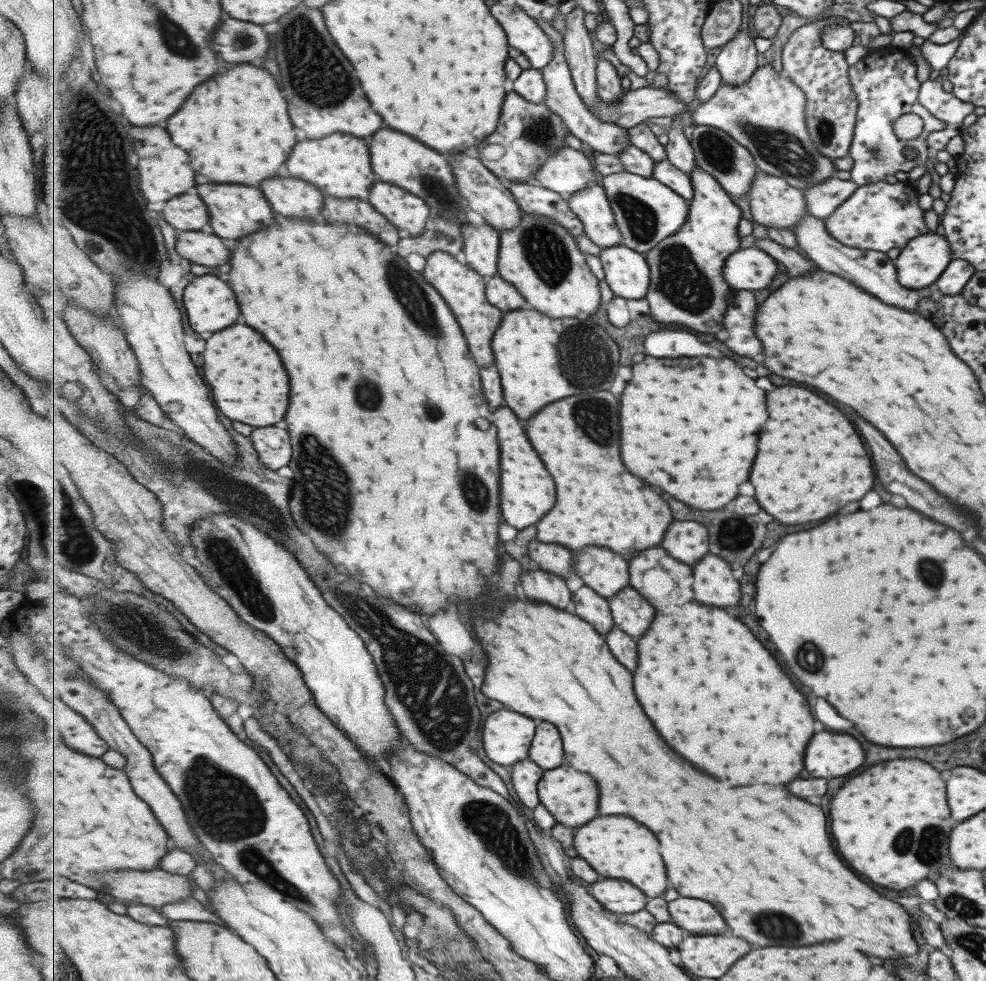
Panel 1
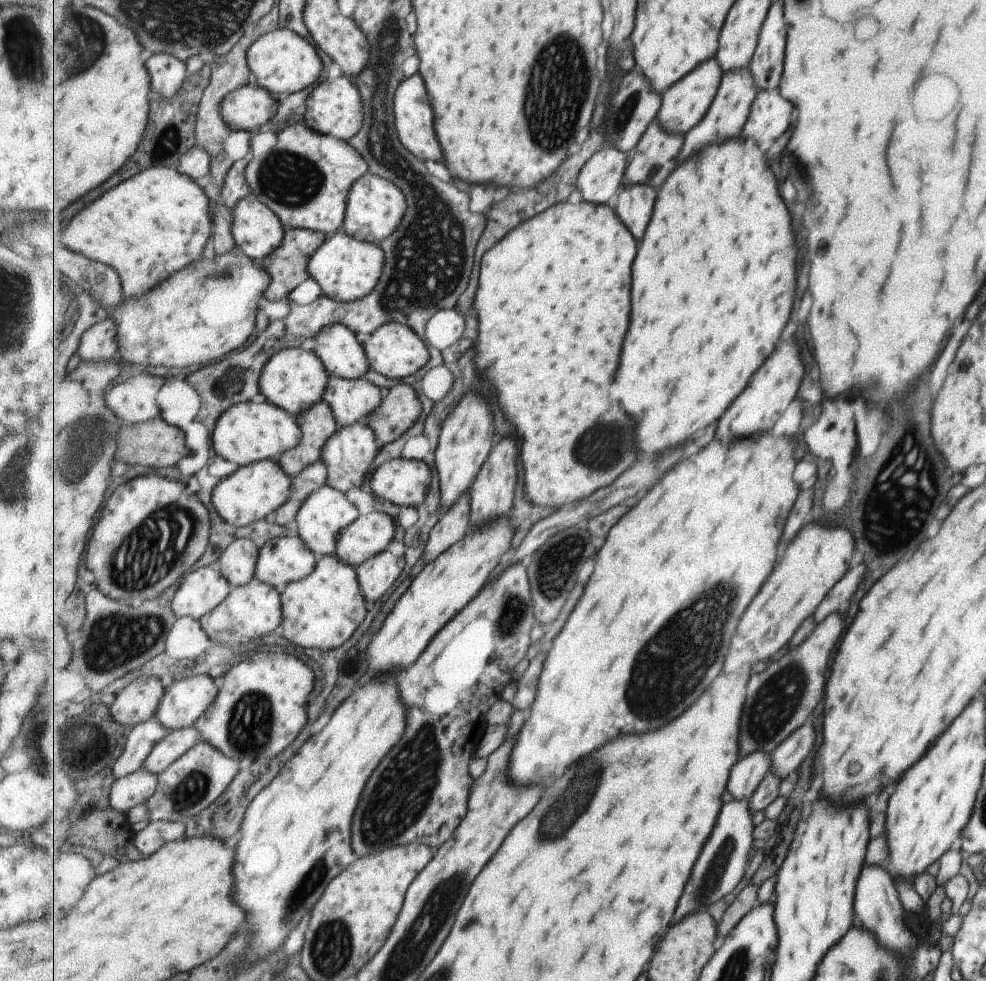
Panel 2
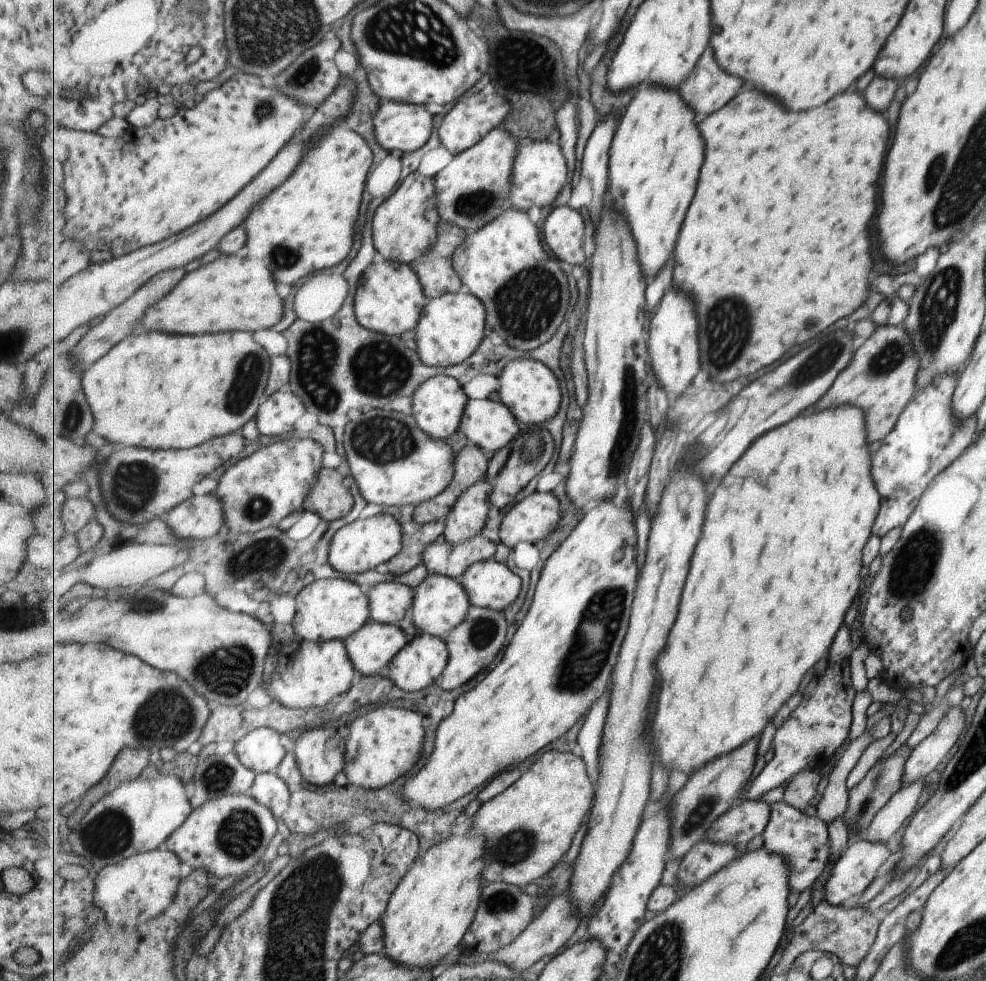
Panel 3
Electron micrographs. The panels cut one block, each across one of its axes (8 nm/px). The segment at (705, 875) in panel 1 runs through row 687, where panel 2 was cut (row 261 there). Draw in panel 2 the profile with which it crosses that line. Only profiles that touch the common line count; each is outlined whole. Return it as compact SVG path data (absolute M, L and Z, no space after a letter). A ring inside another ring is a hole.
M583 199L575 204L571 204L566 201L557 203L555 206L549 207L545 210L545 212L525 221L523 224L520 224L508 233L503 240L500 240L499 244L497 244L493 250L489 250L489 252L485 254L485 258L483 258L481 286L479 286L479 292L477 292L477 298L475 298L475 308L477 308L477 314L479 314L479 322L481 322L481 326L479 326L479 340L477 340L477 350L479 350L479 354L475 356L475 362L477 362L475 366L477 366L477 370L479 370L479 372L483 370L483 372L485 372L485 376L489 376L489 382L491 382L491 384L493 384L493 388L497 390L497 394L499 394L499 402L501 402L501 408L503 408L503 412L505 412L507 420L509 420L509 422L513 422L513 424L515 424L515 428L517 428L519 446L521 446L521 438L525 438L525 452L521 452L521 460L523 460L523 466L525 466L524 491L525 494L527 494L527 498L529 498L533 504L537 504L537 506L557 507L558 509L561 509L565 506L573 506L583 500L589 500L590 496L597 493L599 489L613 485L615 480L617 480L617 478L619 478L625 470L629 470L629 468L635 464L635 460L637 460L637 456L635 456L635 440L633 440L633 438L635 438L635 426L607 424L605 420L601 420L601 416L603 416L603 414L605 414L605 412L613 406L613 394L611 394L611 392L613 392L615 372L617 372L617 368L619 368L621 346L623 346L625 332L627 332L627 328L629 328L629 316L631 316L631 264L633 264L635 256L637 256L637 240L635 240L635 236L633 236L633 232L631 232L630 227L628 227L626 223L619 218L614 205L609 203L595 204Z

